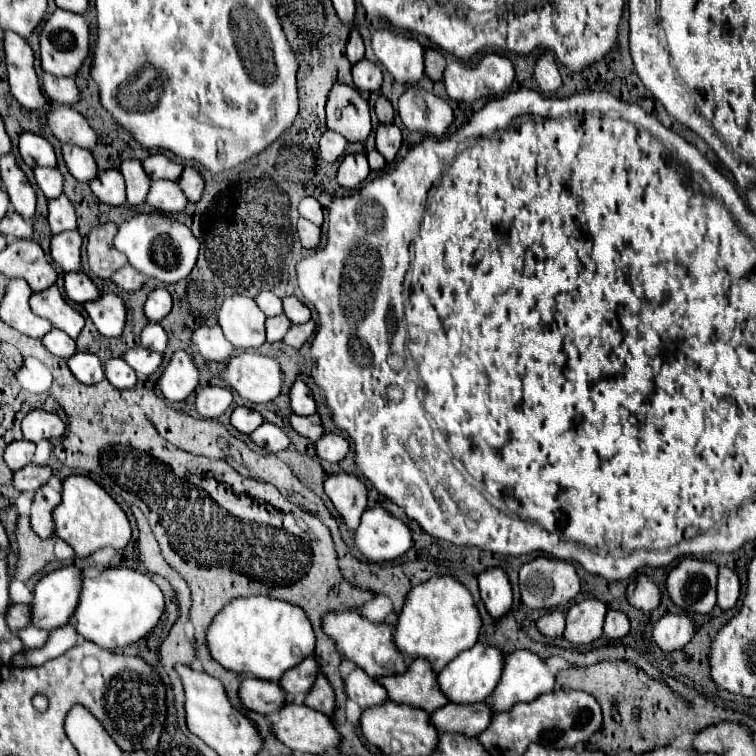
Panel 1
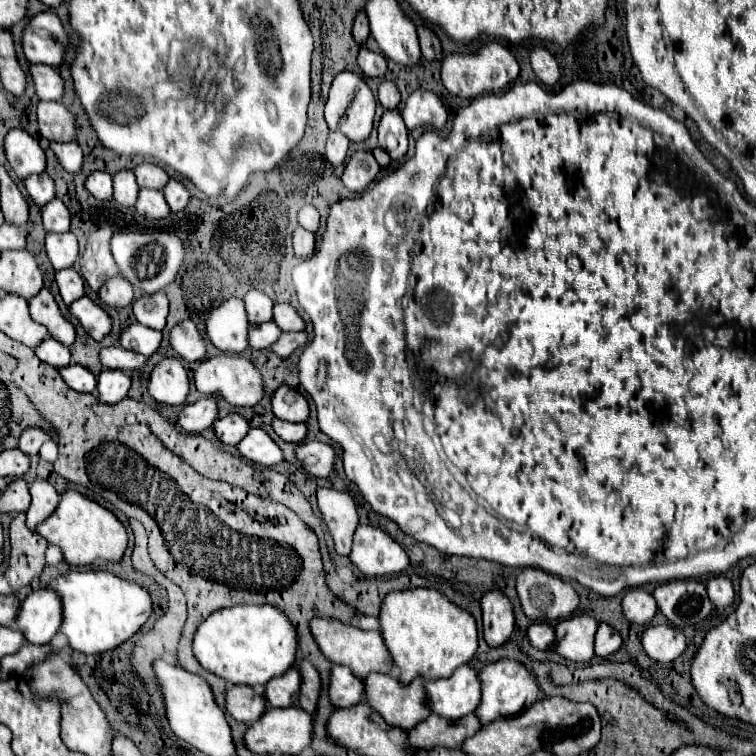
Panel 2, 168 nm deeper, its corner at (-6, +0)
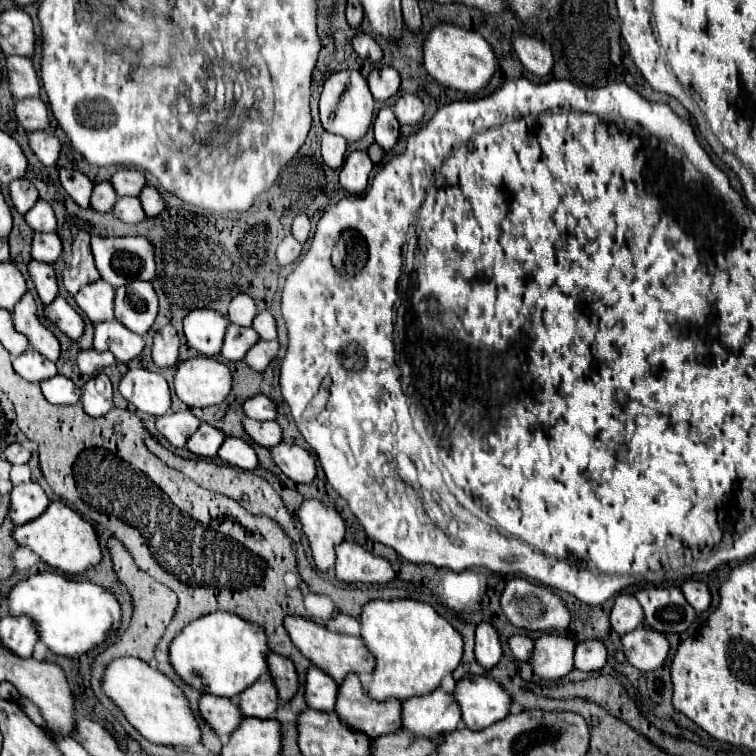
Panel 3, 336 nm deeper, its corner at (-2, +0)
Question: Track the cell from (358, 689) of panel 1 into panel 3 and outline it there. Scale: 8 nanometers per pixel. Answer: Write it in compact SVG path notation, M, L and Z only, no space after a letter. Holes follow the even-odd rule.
M310 667L306 675L306 703L312 709L318 711L332 711L336 705L336 695L338 695L340 685L324 671L318 667Z

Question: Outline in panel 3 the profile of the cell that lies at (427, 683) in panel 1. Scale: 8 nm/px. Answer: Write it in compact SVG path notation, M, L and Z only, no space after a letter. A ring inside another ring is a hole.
M348 675L340 685L336 713L342 723L370 735L372 739L402 727L402 701L374 701L364 691L358 675Z

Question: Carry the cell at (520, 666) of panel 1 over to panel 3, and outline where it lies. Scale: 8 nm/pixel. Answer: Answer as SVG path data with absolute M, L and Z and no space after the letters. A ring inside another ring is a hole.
M466 675L456 683L454 699L460 705L462 721L472 731L490 727L510 713L512 695L490 675Z

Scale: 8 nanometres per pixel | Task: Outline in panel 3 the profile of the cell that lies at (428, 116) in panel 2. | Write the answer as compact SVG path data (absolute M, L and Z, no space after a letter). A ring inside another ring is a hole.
M402 95L394 105L394 113L402 125L416 125L424 117L424 103L416 95Z

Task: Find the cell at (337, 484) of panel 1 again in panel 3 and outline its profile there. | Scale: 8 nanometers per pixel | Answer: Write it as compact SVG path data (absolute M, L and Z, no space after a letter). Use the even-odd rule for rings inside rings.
M306 499L298 509L304 533L312 547L314 563L320 571L334 567L334 545L344 539L346 523L338 509L324 505L318 499Z

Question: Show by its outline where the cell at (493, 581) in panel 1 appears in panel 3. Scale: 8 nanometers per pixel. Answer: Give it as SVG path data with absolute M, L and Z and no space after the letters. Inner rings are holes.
M482 621L476 627L476 659L480 665L484 665L486 669L494 667L500 657L502 657L502 643L500 643L500 635L498 629L490 623L490 621Z

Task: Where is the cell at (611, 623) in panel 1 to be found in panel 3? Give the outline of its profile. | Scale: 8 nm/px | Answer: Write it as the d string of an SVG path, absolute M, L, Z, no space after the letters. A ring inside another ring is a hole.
M588 639L576 645L574 663L580 671L598 671L606 663L606 647L602 641Z

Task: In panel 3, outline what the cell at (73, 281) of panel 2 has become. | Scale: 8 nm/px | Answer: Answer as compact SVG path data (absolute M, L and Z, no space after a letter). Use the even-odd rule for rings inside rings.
M30 261L28 265L30 277L36 283L38 295L44 301L44 305L50 305L56 295L58 295L58 279L54 273L54 267L48 263L40 263L40 261Z

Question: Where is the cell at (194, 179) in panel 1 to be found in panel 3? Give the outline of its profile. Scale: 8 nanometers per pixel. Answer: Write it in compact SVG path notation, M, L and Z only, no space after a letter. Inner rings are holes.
M154 185L144 187L144 191L140 193L140 201L144 201L144 211L148 217L156 217L166 209L166 199Z

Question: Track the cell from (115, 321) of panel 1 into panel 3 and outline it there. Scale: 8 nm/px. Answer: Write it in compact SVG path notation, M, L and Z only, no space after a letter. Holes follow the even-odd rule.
M56 297L48 307L46 307L48 319L52 319L70 339L78 339L84 333L84 317L72 309L72 305L64 297Z

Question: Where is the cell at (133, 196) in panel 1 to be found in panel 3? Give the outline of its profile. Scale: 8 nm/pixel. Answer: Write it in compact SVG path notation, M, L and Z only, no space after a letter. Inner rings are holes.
M102 181L102 183L94 185L92 209L96 209L96 211L112 211L116 201L118 201L118 195L116 195L116 189L112 187L110 181Z

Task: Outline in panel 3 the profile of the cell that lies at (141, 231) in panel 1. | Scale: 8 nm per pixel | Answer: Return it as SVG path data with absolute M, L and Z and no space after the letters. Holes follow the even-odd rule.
M92 235L92 253L100 277L112 287L128 285L130 281L154 281L156 279L156 249L146 237L100 237Z

